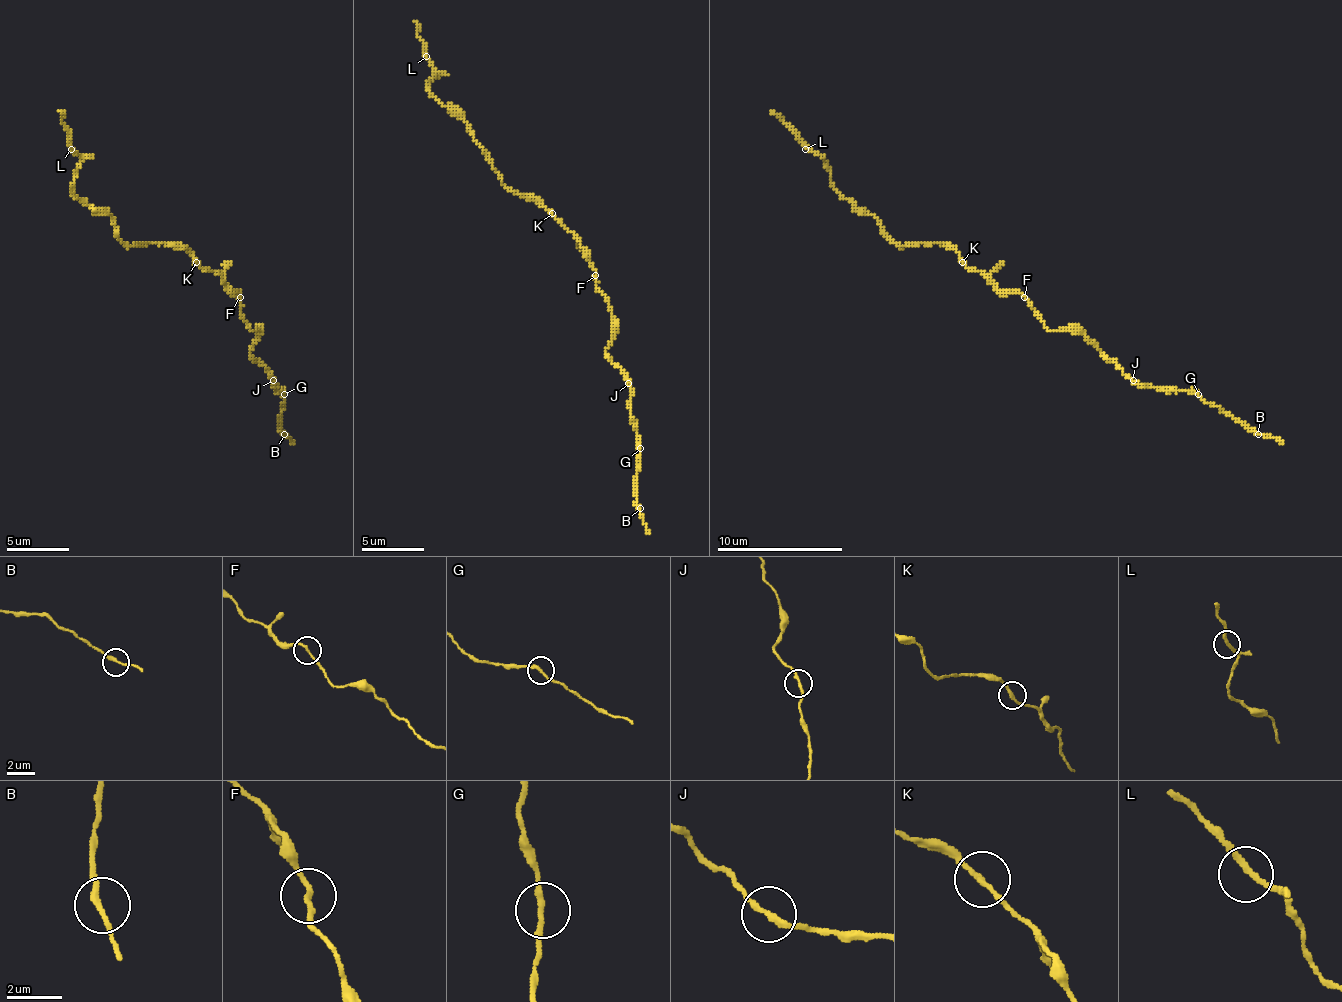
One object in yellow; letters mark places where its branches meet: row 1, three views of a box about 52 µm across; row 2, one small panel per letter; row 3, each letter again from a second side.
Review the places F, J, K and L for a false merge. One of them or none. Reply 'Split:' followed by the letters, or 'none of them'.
Split: none of them

